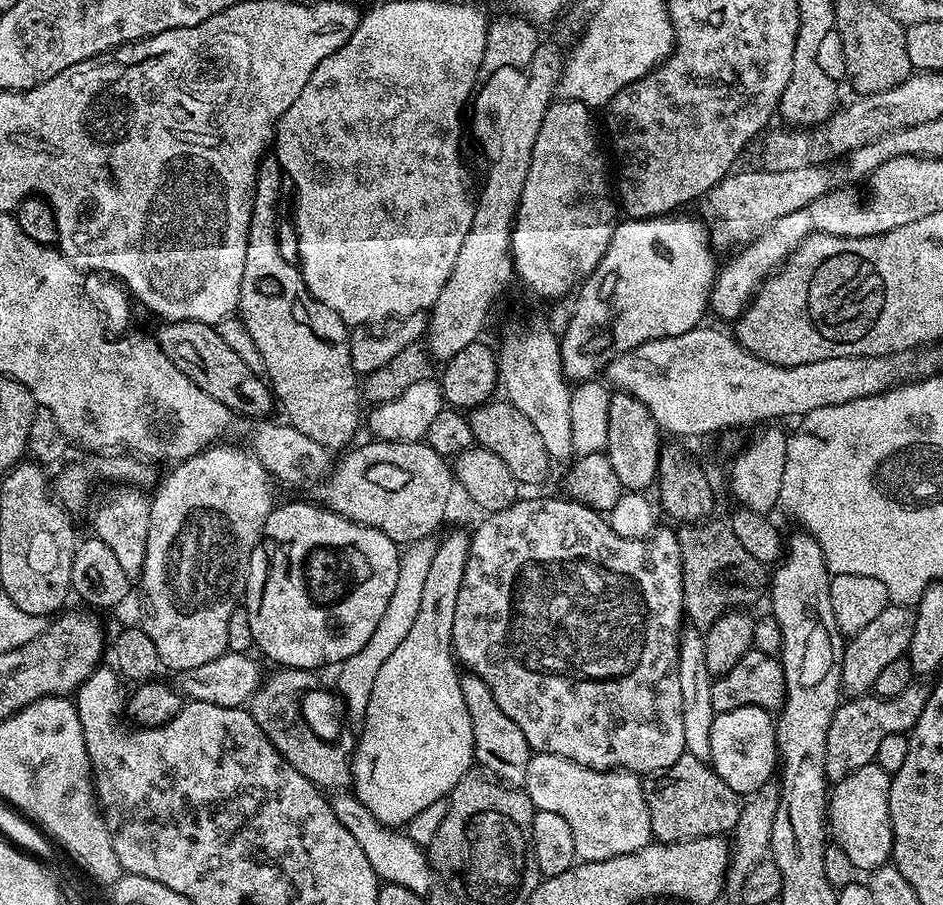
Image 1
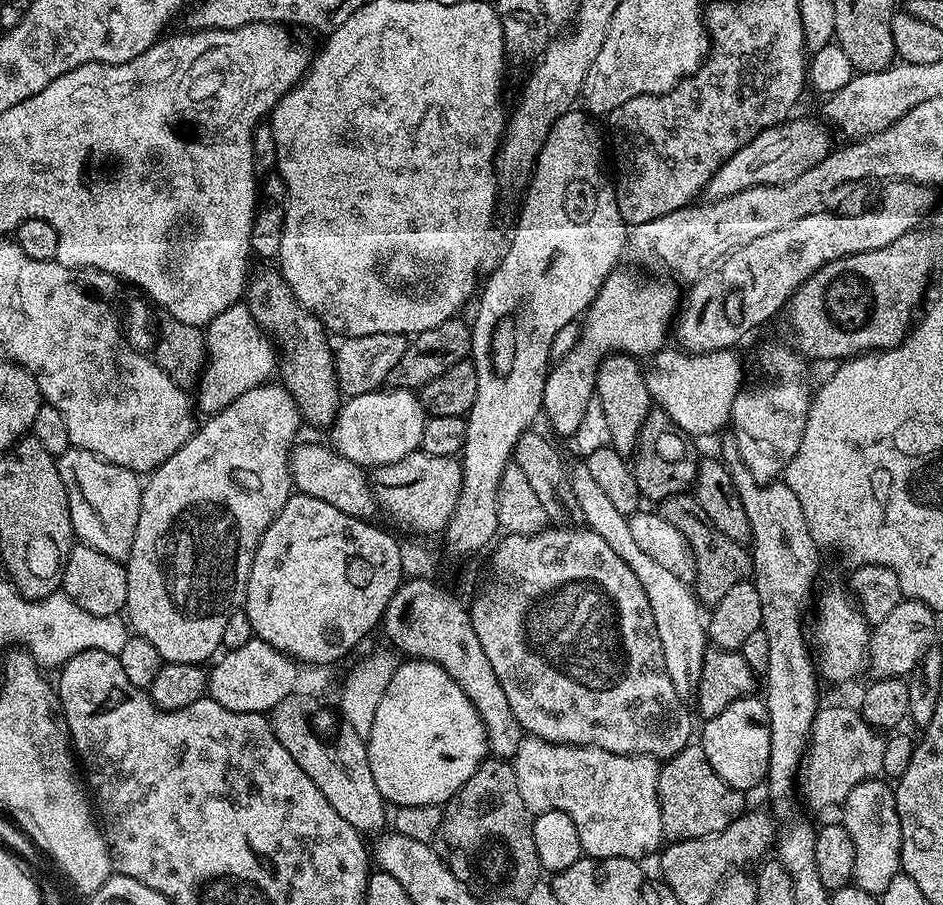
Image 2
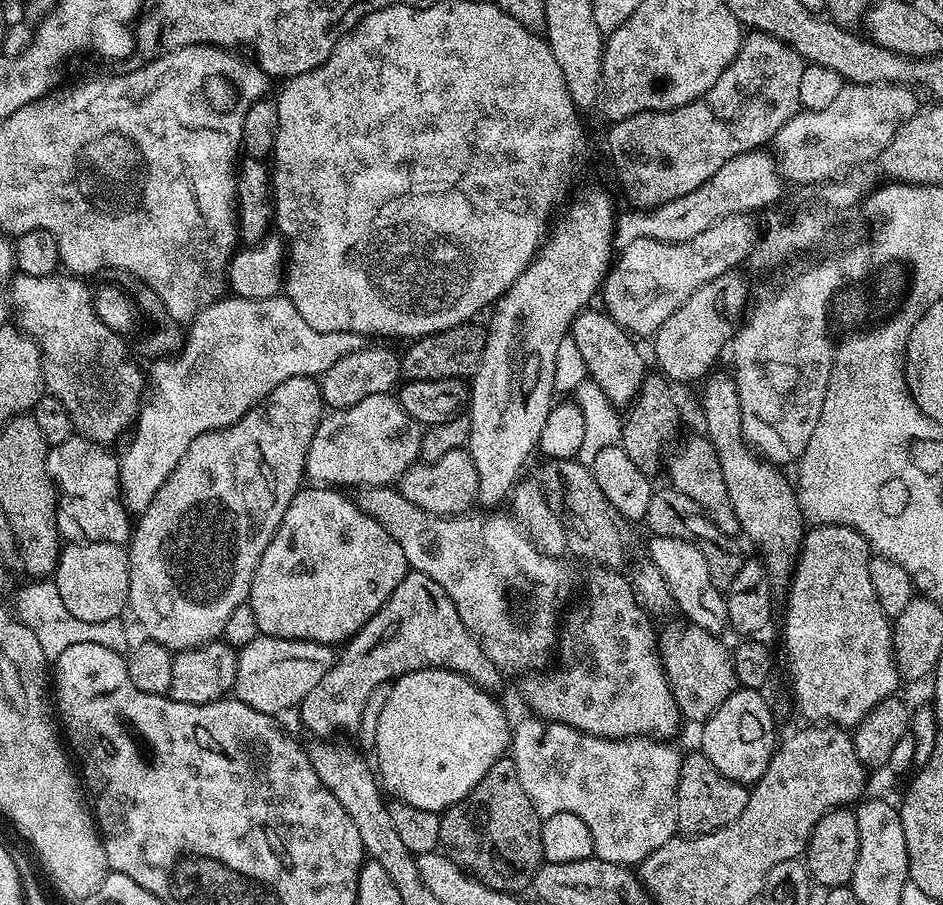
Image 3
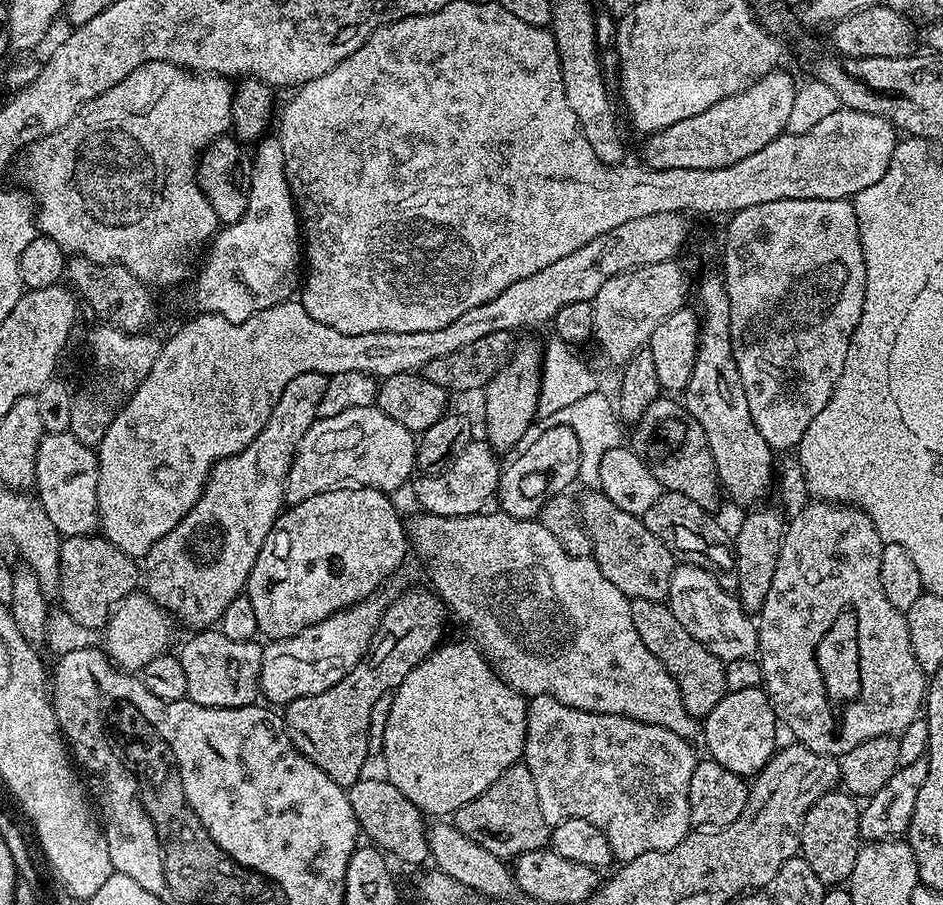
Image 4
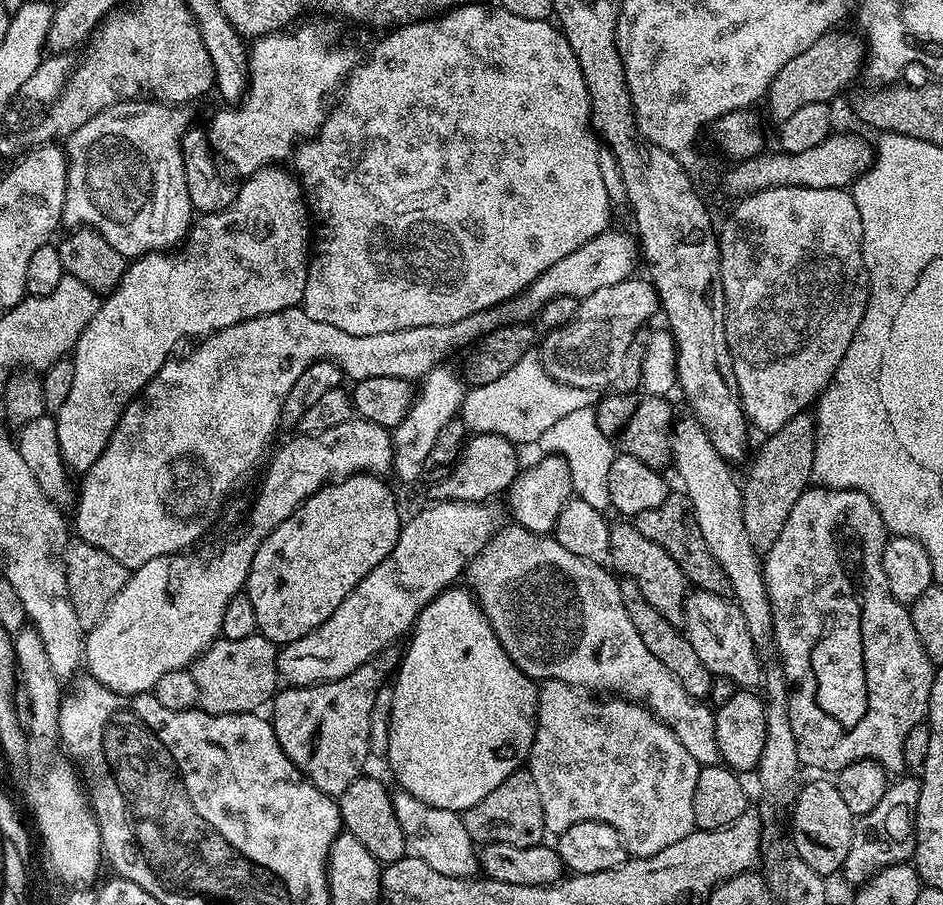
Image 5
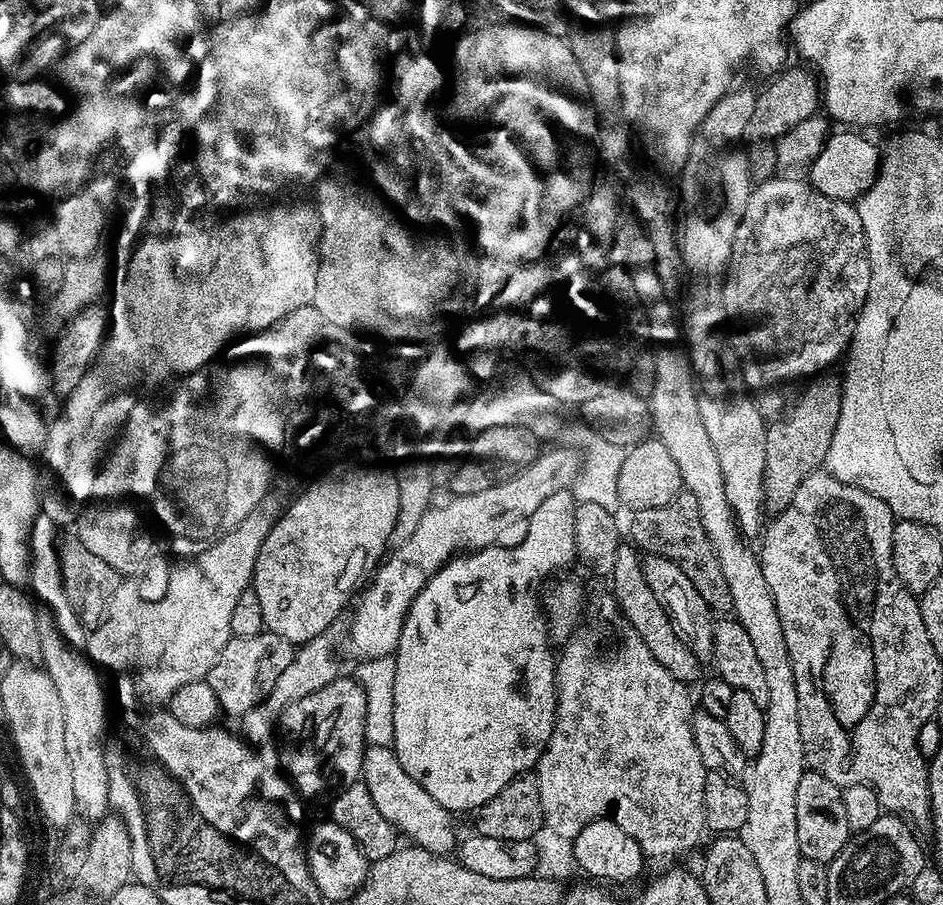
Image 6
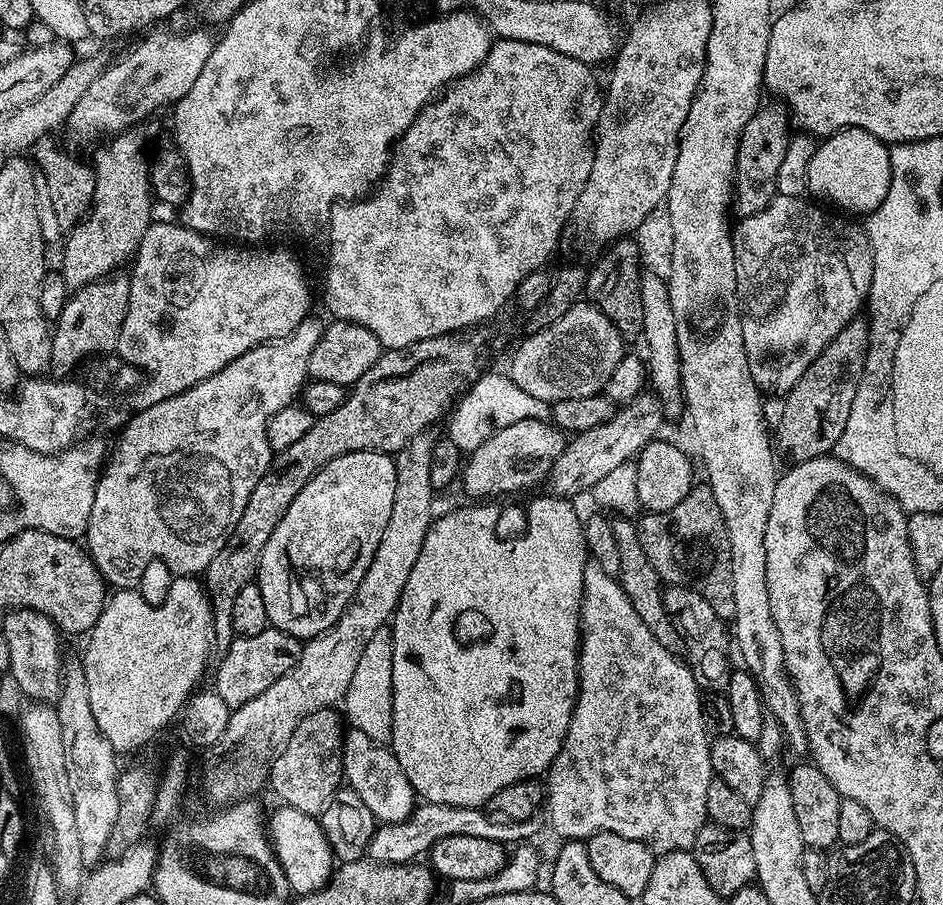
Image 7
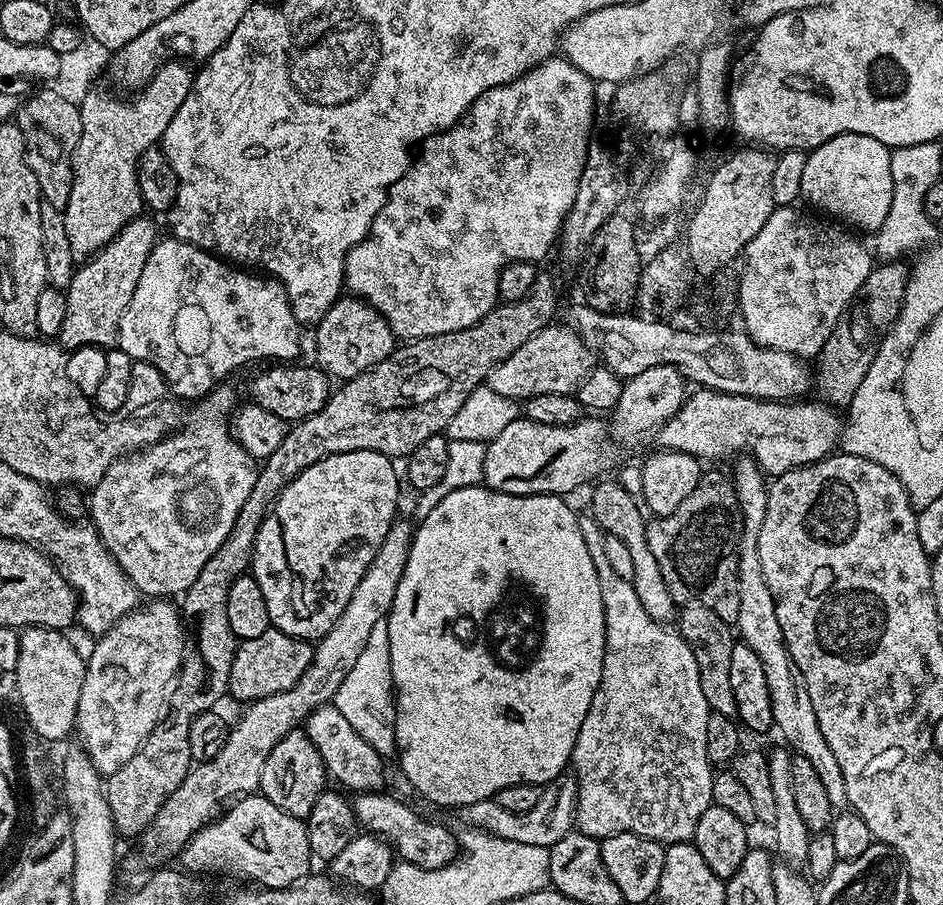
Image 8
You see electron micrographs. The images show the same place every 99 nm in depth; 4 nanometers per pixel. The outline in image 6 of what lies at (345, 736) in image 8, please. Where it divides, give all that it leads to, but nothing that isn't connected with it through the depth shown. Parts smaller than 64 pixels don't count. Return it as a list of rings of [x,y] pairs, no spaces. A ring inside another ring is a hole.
[[[365,747],[361,781],[369,790],[374,806],[396,828],[397,833],[406,834],[417,847],[438,855],[449,855],[450,850],[455,849],[456,837],[448,822],[448,810],[435,802],[414,778],[410,778],[391,747]]]

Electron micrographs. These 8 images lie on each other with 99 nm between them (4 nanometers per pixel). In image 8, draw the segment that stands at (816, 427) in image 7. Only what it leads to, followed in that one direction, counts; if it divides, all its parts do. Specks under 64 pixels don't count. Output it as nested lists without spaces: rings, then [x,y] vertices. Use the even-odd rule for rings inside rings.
[[[900,262],[880,263],[873,267],[866,282],[862,282],[858,294],[852,299],[842,318],[838,318],[830,338],[826,338],[815,361],[817,364],[814,364],[814,392],[829,406],[847,406],[852,403],[854,394],[858,394],[858,386],[862,386],[862,378],[866,378],[866,370],[870,370],[874,363],[881,342],[894,326],[902,310],[909,269],[903,268]]]

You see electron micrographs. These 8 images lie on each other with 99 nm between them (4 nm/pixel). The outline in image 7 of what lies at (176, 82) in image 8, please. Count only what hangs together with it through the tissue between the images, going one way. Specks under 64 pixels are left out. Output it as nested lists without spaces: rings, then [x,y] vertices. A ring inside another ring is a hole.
[[[137,126],[127,132],[117,132],[108,140],[90,159],[91,170],[96,175],[94,178],[94,194],[92,207],[87,216],[67,233],[68,241],[64,244],[64,265],[59,265],[58,270],[66,278],[69,290],[85,288],[96,280],[103,280],[129,263],[135,257],[142,234],[146,234],[148,227],[154,223],[152,216],[152,181],[148,179],[149,161],[144,160],[144,143],[148,140],[147,127]]]

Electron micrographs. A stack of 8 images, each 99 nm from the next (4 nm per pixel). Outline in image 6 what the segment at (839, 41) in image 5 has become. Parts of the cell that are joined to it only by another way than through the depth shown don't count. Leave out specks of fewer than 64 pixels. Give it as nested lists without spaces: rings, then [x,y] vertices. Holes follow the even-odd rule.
[[[785,67],[764,89],[759,89],[754,102],[754,114],[744,131],[744,139],[748,150],[748,171],[752,173],[753,181],[771,180],[776,176],[778,150],[776,140],[802,122],[802,118],[817,115],[822,104],[822,85],[815,73],[807,67]]]

